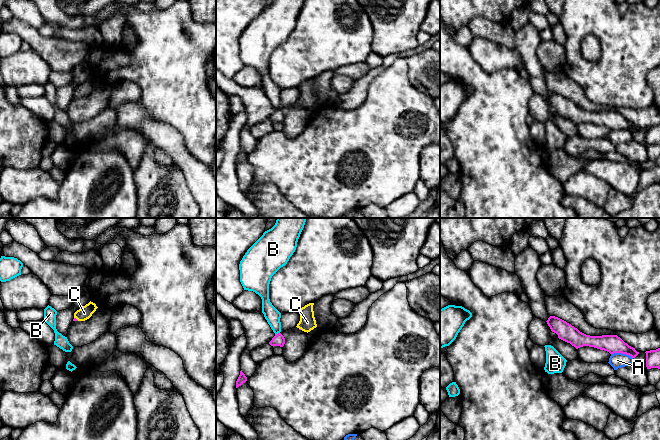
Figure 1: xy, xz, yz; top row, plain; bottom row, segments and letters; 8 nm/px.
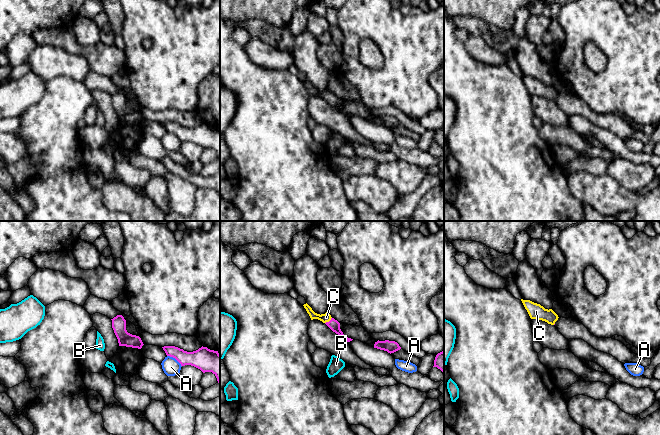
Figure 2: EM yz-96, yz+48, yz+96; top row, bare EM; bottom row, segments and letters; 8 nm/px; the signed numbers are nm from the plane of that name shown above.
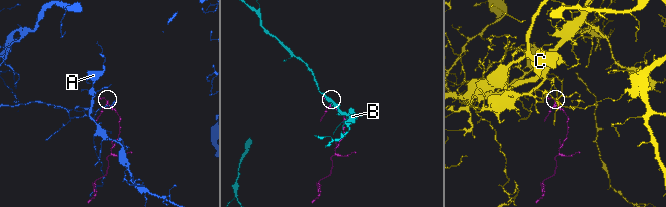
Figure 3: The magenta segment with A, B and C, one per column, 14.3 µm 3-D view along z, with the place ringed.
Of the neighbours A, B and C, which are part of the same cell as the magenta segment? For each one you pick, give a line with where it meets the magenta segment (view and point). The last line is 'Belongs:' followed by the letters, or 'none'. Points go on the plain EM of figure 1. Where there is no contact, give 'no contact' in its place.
C: meets magenta in xy at (75, 94)
Belongs: C

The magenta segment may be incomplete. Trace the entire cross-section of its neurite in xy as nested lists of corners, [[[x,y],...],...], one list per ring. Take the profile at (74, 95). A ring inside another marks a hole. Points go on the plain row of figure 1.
[[[90,77],[74,89],[73,97],[85,97],[89,95],[97,84],[96,80]]]

